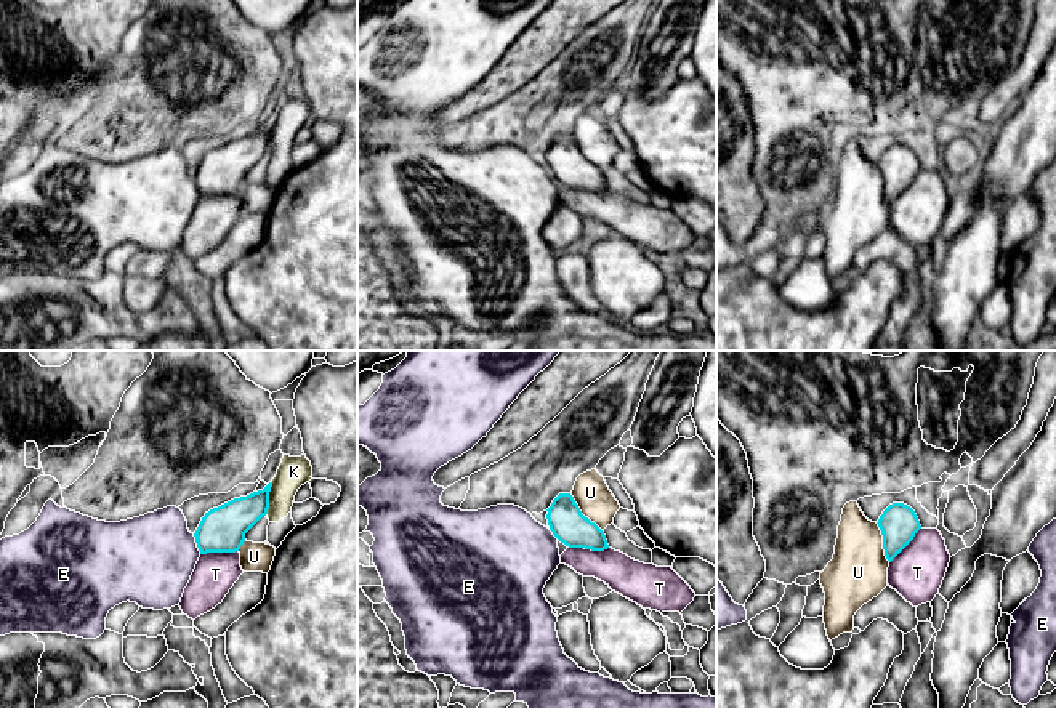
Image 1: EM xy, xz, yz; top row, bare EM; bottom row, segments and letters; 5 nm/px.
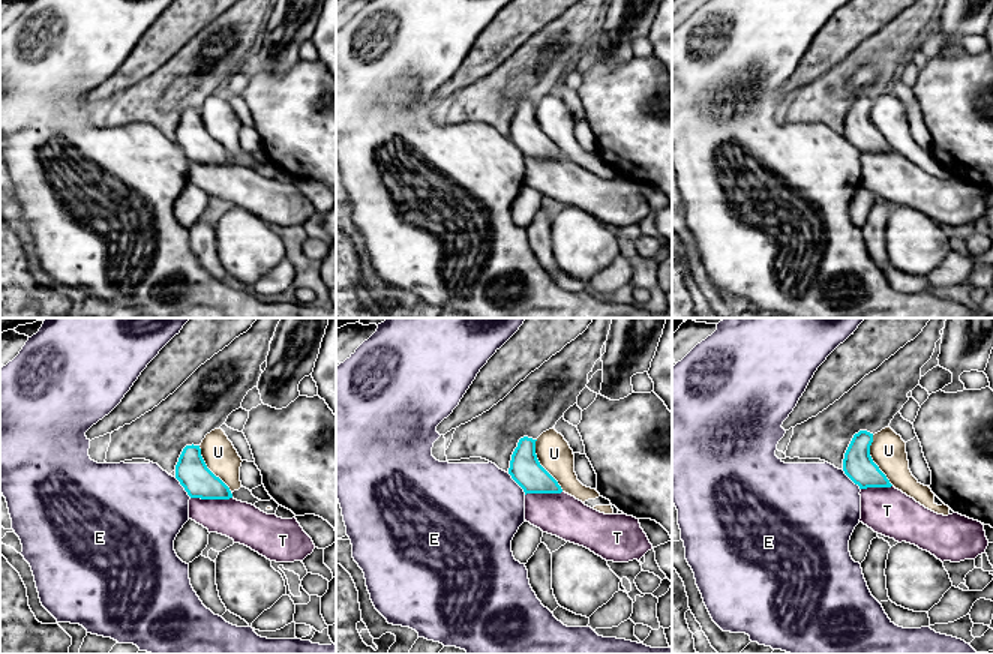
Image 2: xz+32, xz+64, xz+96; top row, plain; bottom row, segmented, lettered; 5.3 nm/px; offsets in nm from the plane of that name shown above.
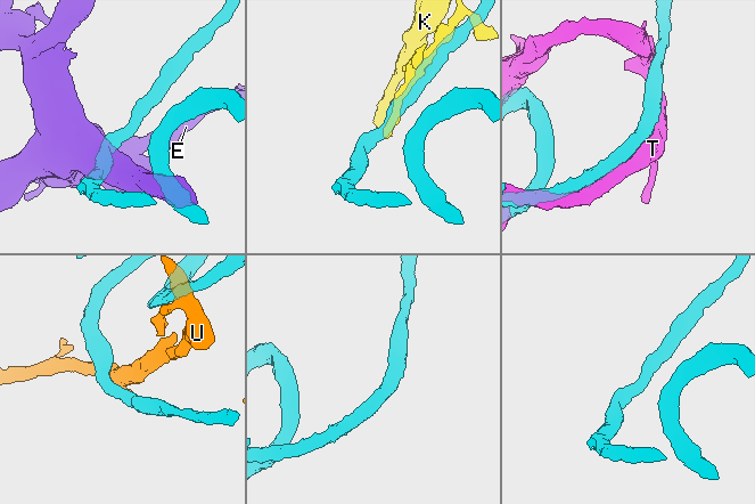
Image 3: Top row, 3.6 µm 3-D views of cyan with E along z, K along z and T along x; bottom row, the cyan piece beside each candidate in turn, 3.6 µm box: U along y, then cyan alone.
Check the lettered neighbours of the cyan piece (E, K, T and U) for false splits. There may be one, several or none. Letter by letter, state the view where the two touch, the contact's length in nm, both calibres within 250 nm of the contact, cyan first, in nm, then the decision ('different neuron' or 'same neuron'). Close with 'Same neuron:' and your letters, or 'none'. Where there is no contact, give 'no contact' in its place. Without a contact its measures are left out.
E: xy | 110 nm | 220/440 nm | different neuron
K: xy | 170 nm | 200/160 nm | different neuron
T: xz | 200 nm | 180/190 nm | same neuron
U: yz | 220 nm | 190/300 nm | different neuron
Same neuron: T

